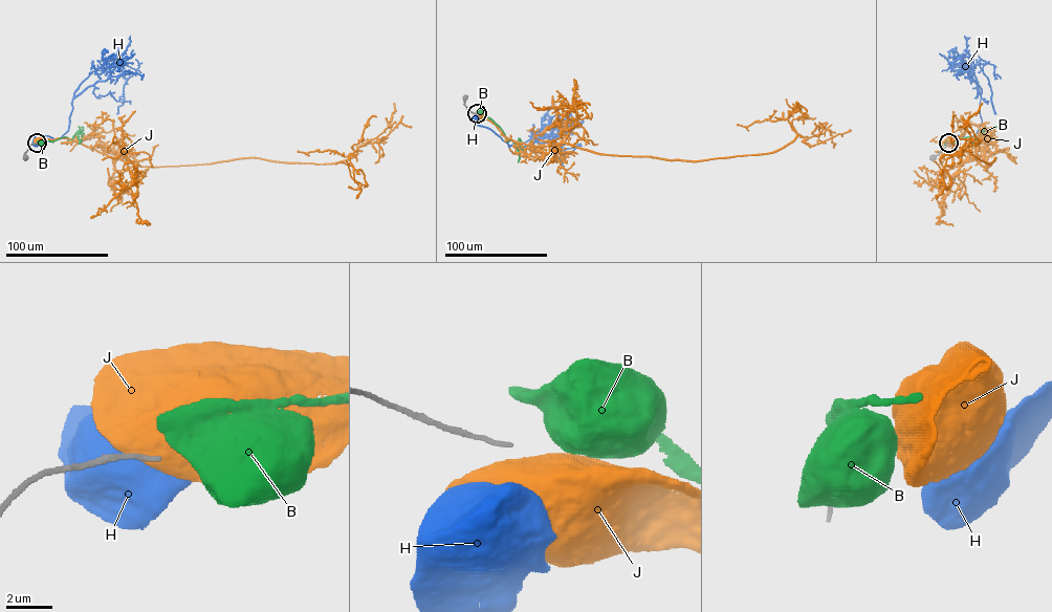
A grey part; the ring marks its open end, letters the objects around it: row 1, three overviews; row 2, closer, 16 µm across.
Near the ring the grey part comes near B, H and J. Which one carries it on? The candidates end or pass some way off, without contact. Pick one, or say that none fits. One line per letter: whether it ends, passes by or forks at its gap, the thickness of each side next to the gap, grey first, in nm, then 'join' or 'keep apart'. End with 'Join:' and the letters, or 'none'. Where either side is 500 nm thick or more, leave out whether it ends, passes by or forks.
B: calibres 200 and 950 nm; keep apart
H: calibres 200 and 1050 nm; keep apart
J: calibres 200 and 950 nm; keep apart
Join: none

